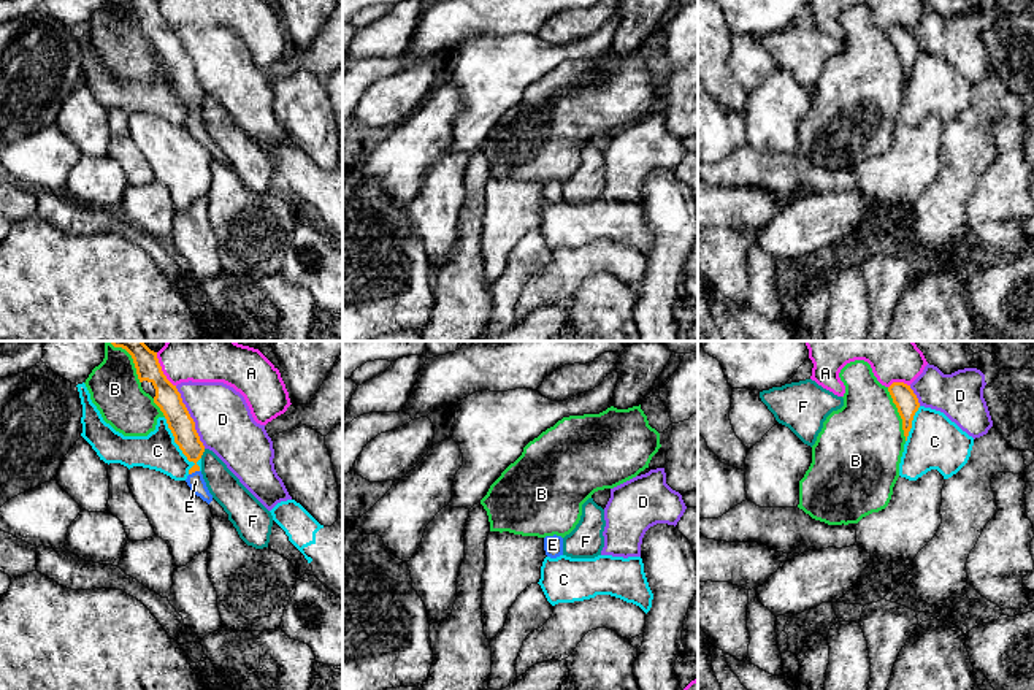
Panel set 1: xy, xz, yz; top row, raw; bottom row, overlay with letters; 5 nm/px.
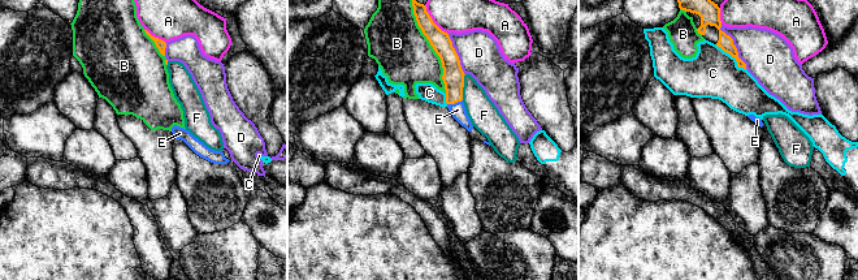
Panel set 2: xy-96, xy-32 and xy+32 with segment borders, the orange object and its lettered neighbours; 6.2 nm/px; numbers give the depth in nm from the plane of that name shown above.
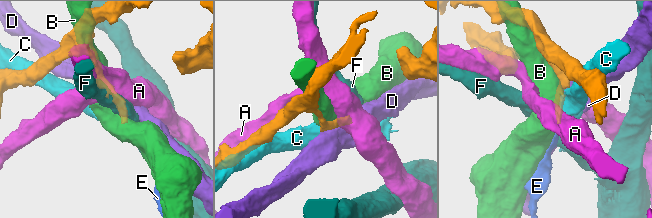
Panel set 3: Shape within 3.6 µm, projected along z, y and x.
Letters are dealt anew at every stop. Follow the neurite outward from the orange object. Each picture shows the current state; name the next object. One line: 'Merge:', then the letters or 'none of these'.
Merge: E

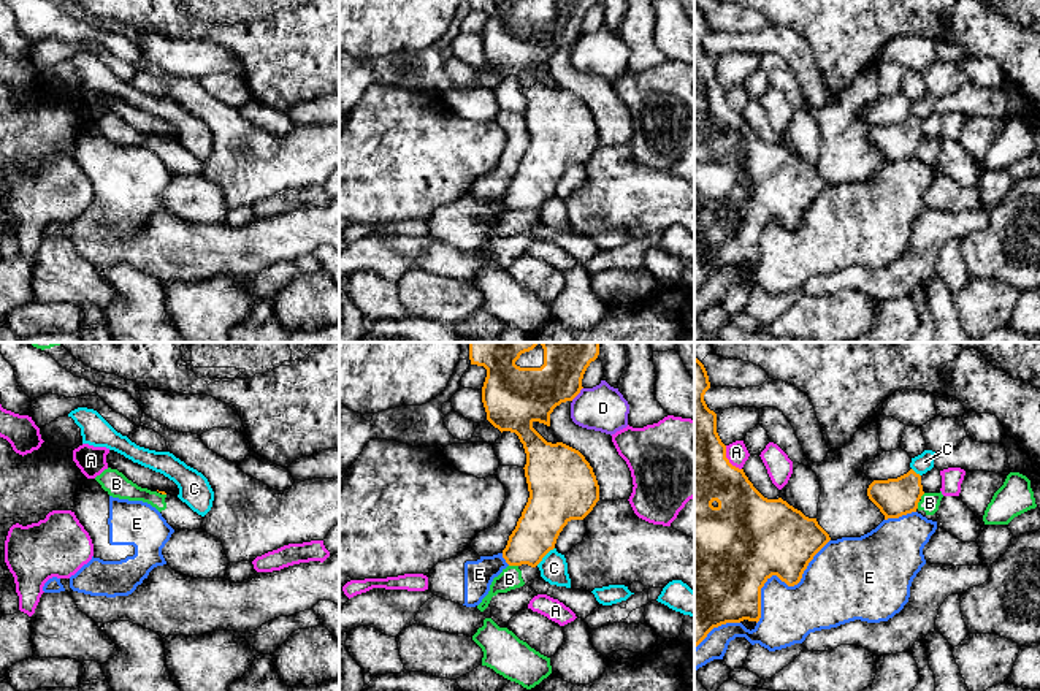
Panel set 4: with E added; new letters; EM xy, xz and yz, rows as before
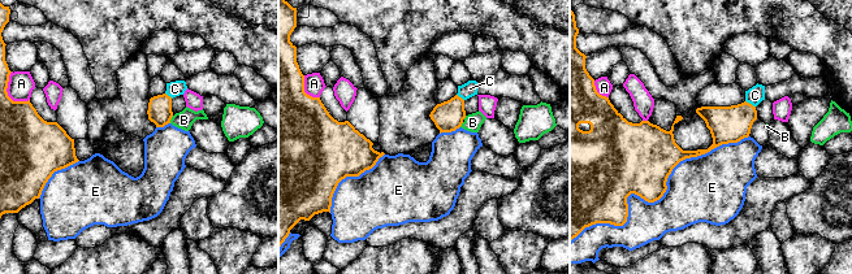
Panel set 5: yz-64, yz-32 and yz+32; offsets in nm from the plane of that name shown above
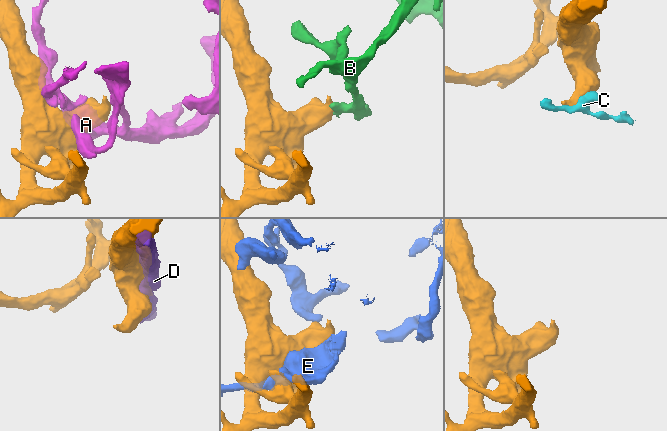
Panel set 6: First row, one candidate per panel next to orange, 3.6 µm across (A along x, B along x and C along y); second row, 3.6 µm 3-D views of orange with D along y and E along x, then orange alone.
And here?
Merge: none of these

